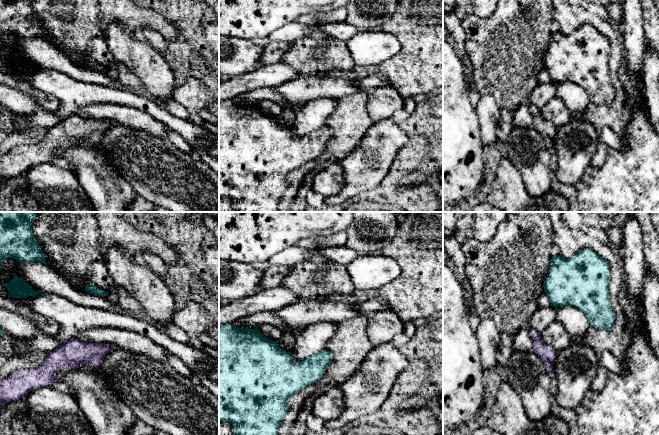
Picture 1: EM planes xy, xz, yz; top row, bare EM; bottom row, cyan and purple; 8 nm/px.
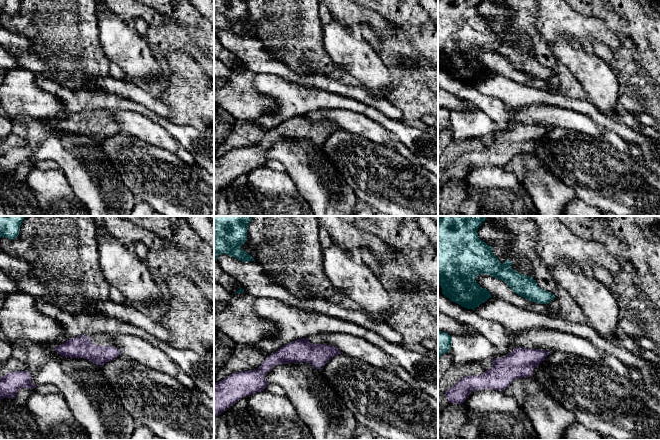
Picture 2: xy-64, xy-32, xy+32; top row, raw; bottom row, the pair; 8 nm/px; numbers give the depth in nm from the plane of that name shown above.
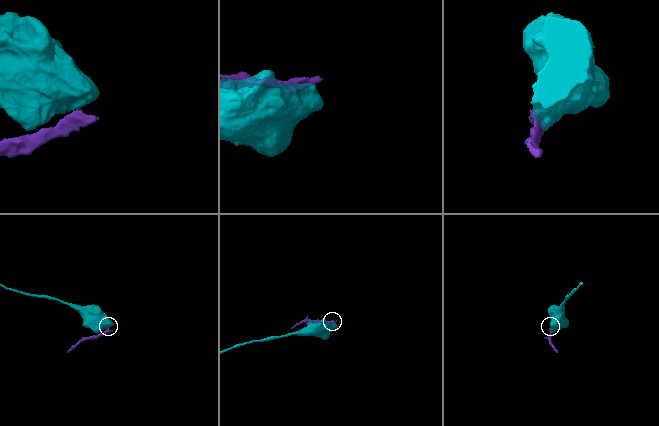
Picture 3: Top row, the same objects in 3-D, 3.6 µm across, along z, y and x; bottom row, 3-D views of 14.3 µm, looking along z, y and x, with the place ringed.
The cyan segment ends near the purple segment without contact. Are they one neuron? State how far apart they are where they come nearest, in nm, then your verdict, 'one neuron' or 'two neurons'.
240 nm | two neurons

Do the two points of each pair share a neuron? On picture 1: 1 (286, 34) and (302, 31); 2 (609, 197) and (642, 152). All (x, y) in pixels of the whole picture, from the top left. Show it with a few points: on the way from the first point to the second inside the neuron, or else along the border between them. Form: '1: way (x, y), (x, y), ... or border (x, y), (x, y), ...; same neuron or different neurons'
1: way (290, 32), (298, 31); same neuron
2: way (620, 186), (632, 173), (632, 166), (635, 163); same neuron

